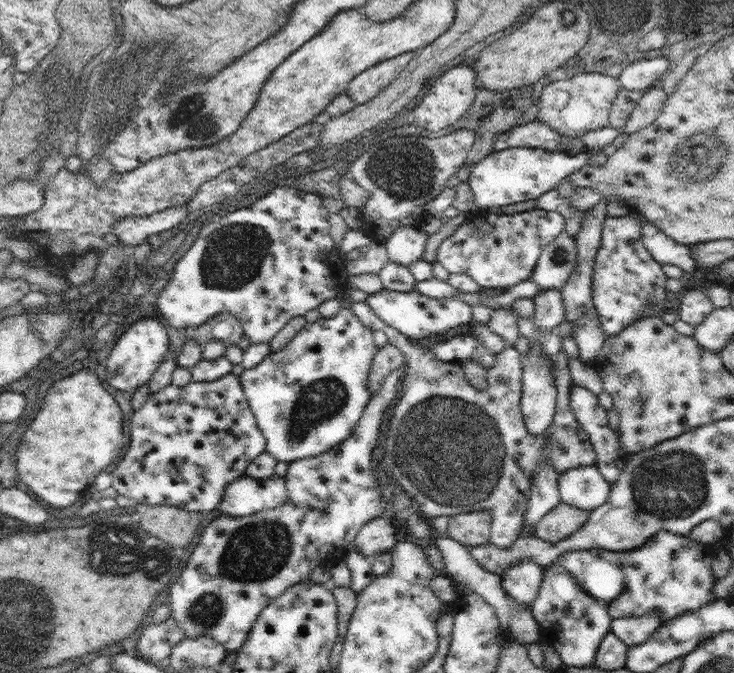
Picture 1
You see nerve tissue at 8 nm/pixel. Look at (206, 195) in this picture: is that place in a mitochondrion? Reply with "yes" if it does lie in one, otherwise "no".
no

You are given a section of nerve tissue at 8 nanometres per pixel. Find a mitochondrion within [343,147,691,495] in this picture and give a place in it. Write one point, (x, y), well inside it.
(559, 256)

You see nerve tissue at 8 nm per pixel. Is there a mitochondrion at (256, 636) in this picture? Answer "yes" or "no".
no

